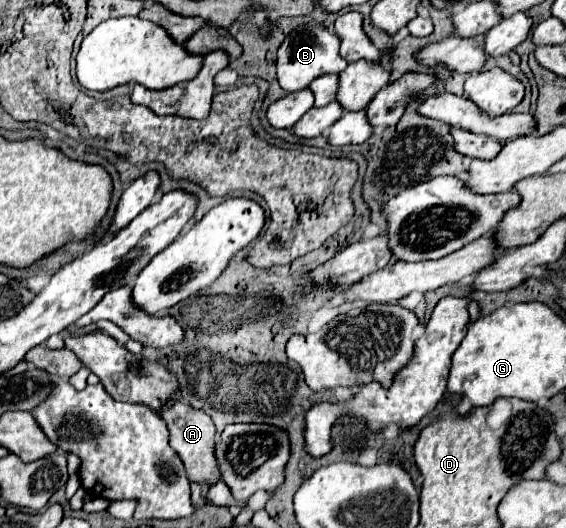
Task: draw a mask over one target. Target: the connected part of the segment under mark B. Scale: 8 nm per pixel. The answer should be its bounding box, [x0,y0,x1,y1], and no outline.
[277,28,347,92]

